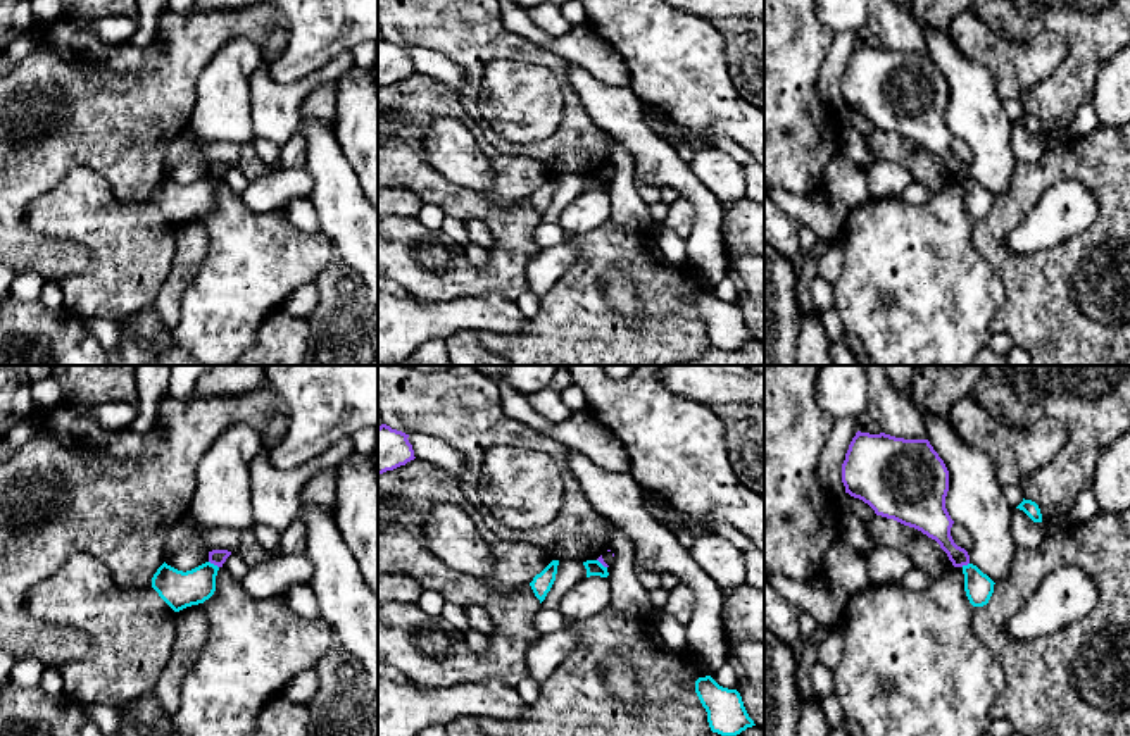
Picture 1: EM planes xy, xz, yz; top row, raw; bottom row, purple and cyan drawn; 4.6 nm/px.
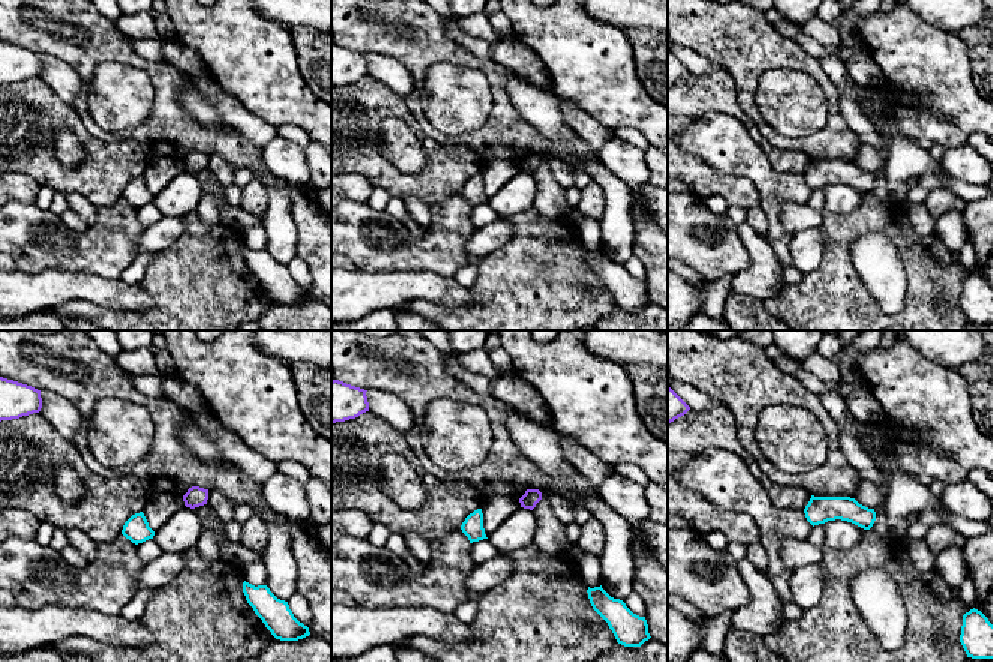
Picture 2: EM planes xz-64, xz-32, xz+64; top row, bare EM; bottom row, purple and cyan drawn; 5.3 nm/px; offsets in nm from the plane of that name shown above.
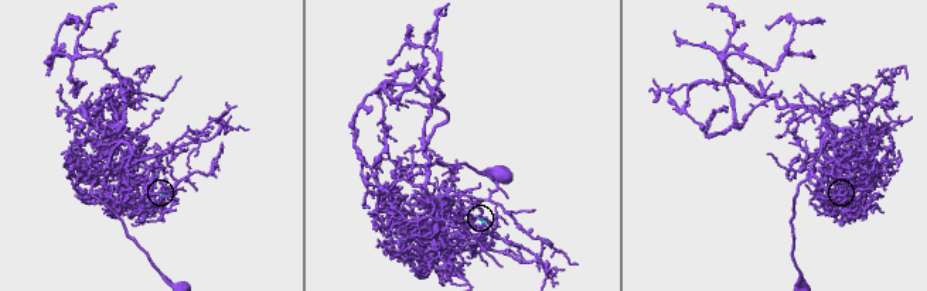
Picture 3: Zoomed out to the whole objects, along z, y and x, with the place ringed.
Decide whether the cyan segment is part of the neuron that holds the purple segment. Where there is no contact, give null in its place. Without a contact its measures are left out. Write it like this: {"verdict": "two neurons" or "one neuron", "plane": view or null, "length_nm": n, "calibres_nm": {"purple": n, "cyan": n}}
{"verdict": "two neurons", "plane": "xy", "length_nm": 60, "calibres_nm": {"purple": 80, "cyan": 170}}

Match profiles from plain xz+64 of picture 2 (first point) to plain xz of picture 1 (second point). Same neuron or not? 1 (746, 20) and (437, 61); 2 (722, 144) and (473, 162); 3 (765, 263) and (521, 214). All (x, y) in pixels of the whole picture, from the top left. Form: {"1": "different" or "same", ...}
{"1": "different", "2": "same", "3": "different"}

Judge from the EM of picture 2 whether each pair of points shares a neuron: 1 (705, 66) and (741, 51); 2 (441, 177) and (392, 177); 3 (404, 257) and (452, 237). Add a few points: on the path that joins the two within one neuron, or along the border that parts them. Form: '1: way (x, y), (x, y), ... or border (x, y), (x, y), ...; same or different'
1: border (683, 47), (719, 65); different
2: way (429, 182), (404, 182); same
3: way (416, 254), (434, 252), (440, 248); same

